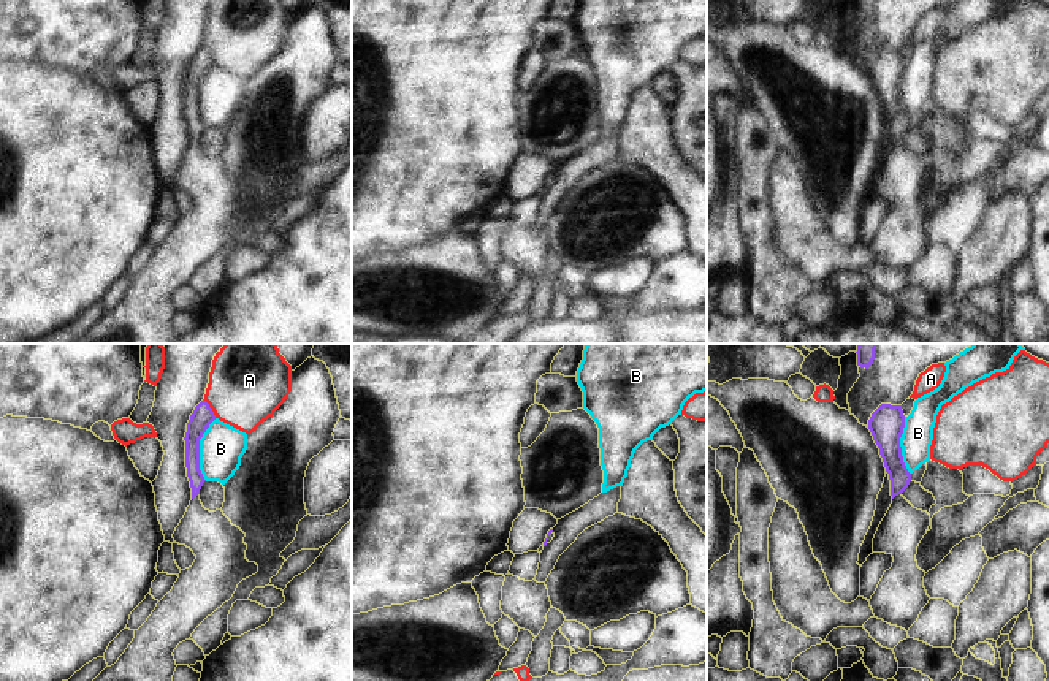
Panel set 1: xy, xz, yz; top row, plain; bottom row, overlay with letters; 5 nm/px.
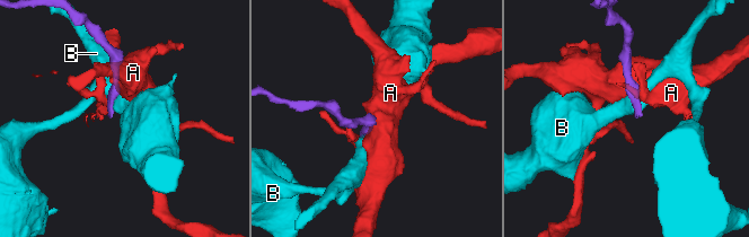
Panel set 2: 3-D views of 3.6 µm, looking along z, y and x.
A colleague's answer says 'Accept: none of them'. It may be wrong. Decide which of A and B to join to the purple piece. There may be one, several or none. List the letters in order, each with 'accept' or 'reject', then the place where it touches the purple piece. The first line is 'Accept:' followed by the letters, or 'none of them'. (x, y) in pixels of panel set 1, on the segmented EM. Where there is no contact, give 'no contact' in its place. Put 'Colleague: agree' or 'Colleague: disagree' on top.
Colleague: agree
Accept: none of them
A: reject; contact xy (211, 409)
B: reject; contact xy (198, 450)

